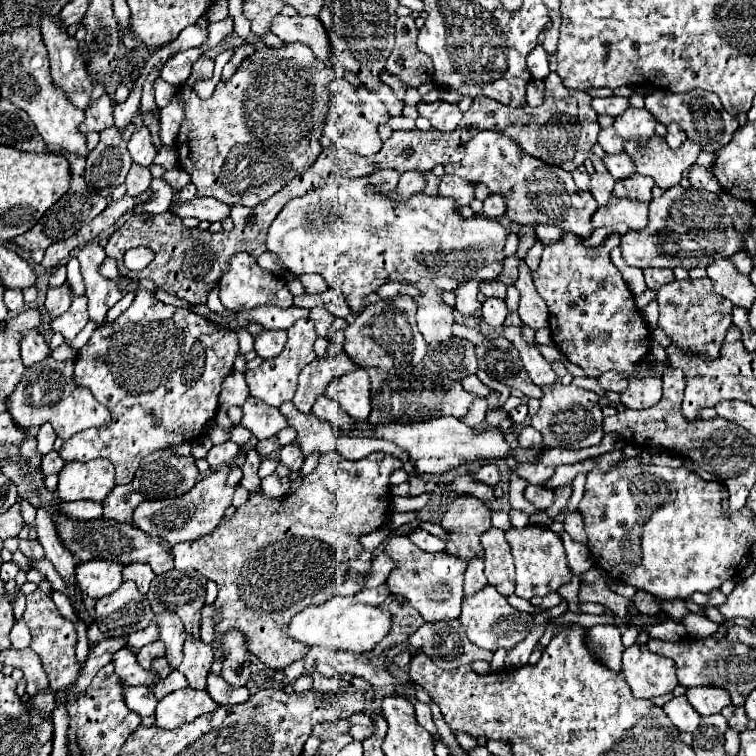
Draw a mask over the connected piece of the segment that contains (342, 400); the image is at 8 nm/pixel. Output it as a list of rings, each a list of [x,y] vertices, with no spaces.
[[[364,369],[336,377],[326,391],[328,397],[340,403],[340,407],[354,419],[368,419],[370,415],[370,383]]]

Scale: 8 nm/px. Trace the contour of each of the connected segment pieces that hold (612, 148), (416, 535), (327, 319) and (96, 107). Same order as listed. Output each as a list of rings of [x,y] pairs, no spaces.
[[[614,127],[610,129],[602,129],[598,135],[598,145],[606,151],[606,153],[624,153],[624,141],[618,137],[618,133],[614,133]]]
[[[414,527],[412,531],[408,531],[408,539],[422,551],[444,551],[444,541],[440,537],[430,535],[428,531],[420,527]]]
[[[314,307],[314,309],[310,309],[310,319],[316,323],[316,335],[326,337],[328,329],[332,327],[334,315],[324,307]]]
[[[102,95],[98,101],[88,105],[84,111],[86,111],[86,119],[80,125],[82,133],[102,131],[102,129],[114,125],[114,119],[112,119],[112,99],[108,95]]]

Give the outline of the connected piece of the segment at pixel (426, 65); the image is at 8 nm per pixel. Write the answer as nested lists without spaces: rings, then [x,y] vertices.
[[[398,17],[396,21],[396,45],[386,61],[386,71],[402,81],[406,87],[418,87],[434,77],[432,57],[420,53],[416,47],[418,29],[414,17]]]

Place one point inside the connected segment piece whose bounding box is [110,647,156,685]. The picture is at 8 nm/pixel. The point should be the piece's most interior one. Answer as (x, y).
(124, 661)

